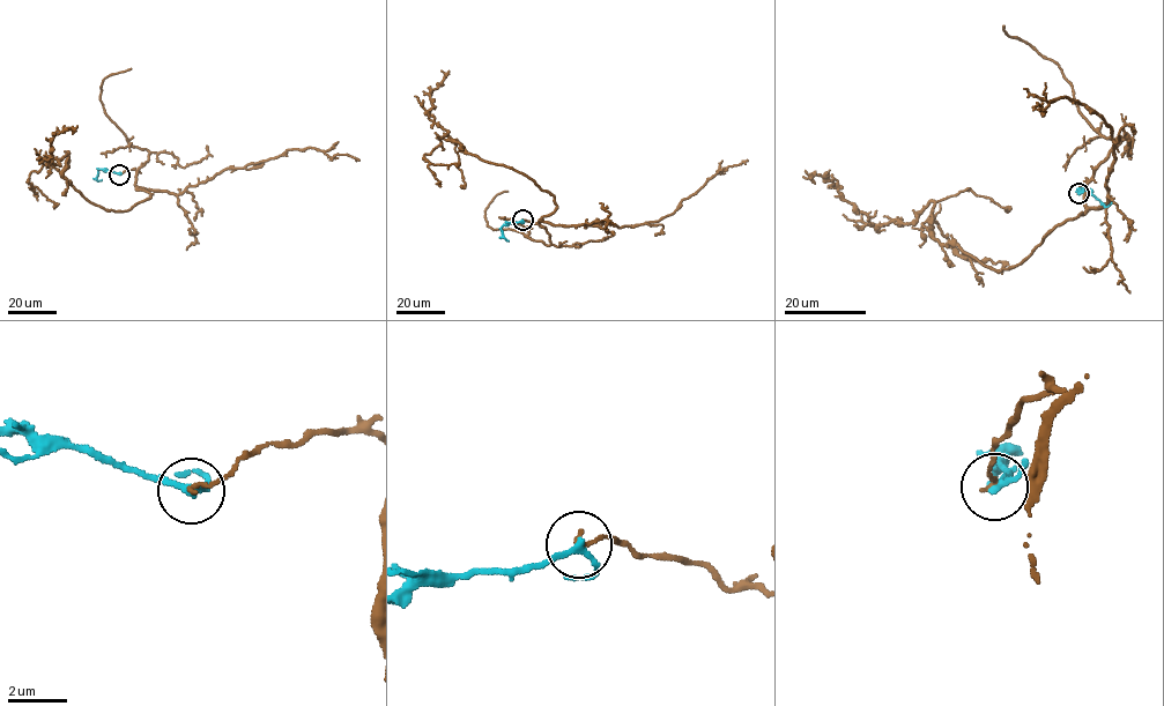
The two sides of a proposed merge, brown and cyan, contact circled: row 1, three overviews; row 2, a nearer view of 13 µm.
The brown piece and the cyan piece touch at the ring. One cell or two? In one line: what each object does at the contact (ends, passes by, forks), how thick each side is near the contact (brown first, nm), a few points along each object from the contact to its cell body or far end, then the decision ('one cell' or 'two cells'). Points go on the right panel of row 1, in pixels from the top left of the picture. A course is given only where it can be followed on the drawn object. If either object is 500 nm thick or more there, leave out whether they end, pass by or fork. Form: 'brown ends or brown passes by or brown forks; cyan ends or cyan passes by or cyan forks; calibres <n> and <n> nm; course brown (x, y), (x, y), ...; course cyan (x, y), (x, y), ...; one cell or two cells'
brown ends; cyan passes by; calibres 130 and 200 nm; course brown (1080, 193), (1089, 181), (1084, 212), (999, 272), (932, 237), (931, 201), (912, 223), (870, 224), (805, 170); course cyan (1080, 193), (1081, 190), (1089, 190), (1104, 205), (1111, 202); two cells

